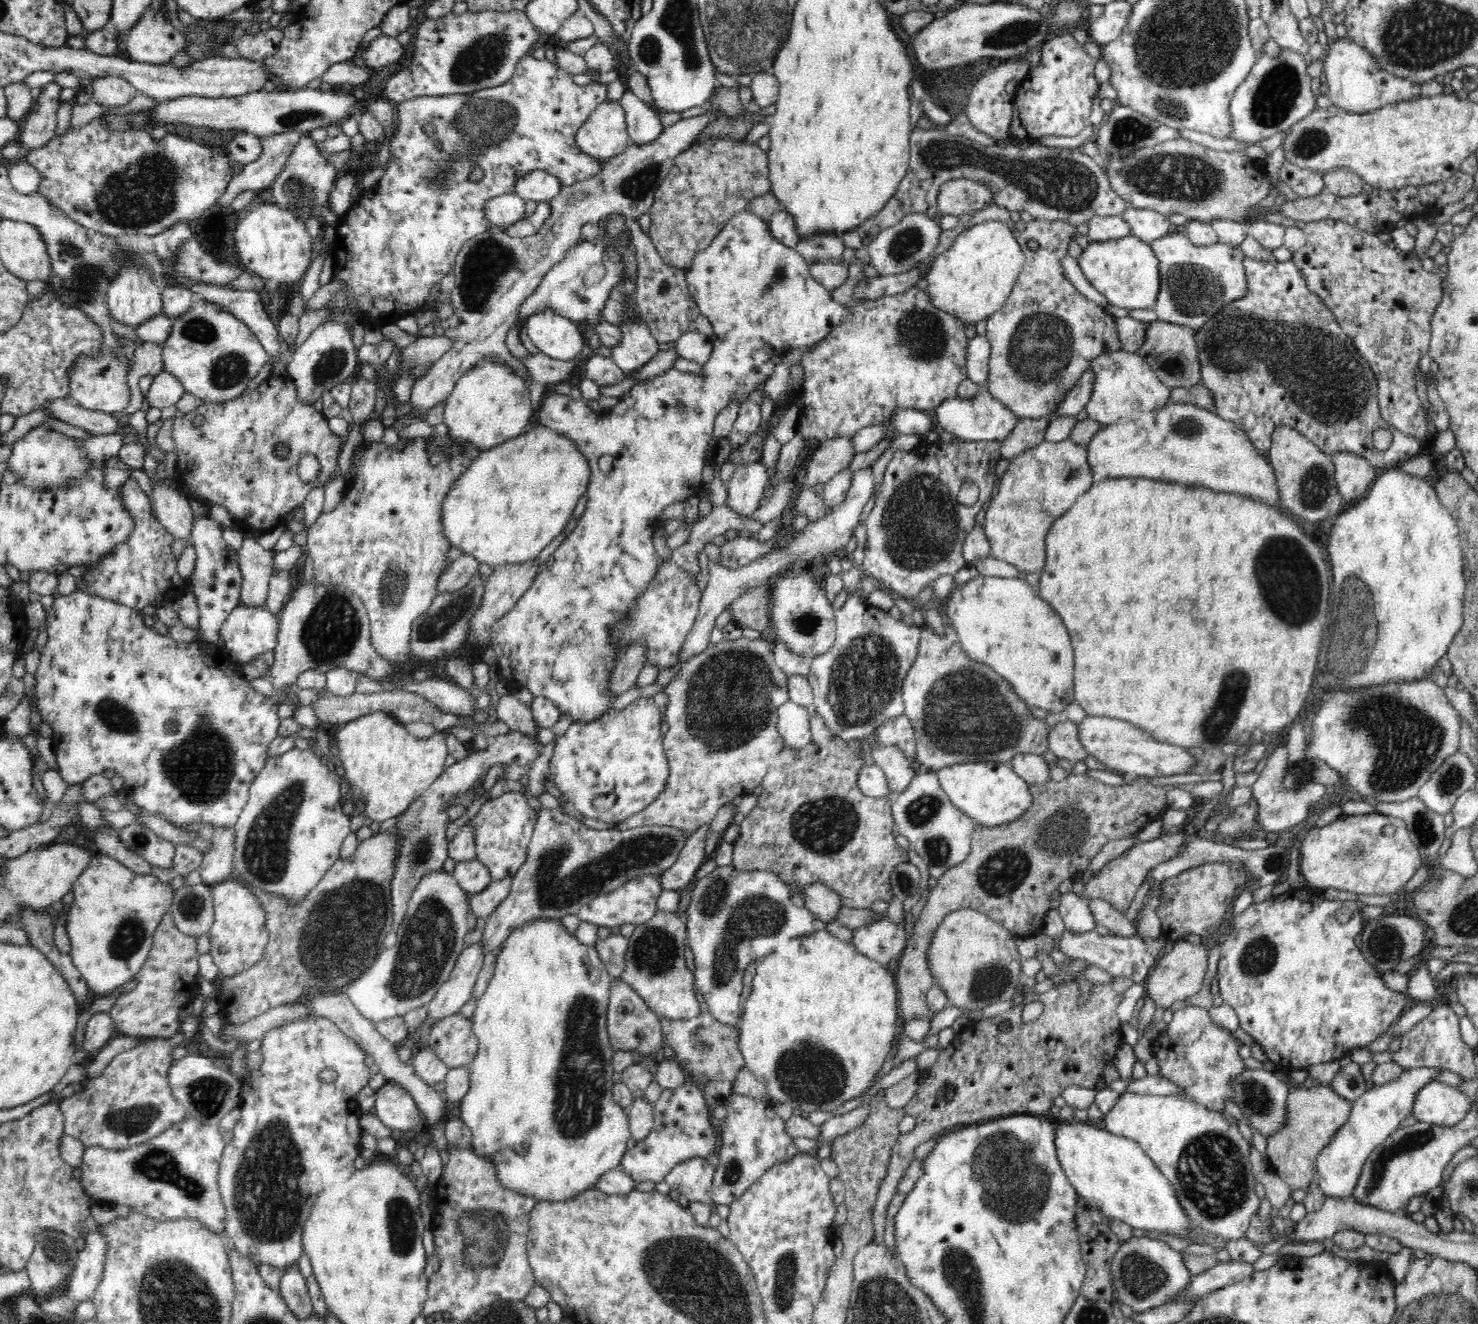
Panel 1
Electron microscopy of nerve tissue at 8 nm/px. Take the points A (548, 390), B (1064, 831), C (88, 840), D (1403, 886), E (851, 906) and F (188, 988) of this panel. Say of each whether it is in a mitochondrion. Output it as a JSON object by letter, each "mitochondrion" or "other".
{"A":"other","B":"mitochondrion","C":"other","D":"other","E":"other","F":"other"}

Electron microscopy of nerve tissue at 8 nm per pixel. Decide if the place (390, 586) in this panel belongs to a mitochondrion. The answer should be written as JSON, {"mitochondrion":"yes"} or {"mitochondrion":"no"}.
{"mitochondrion":"yes"}

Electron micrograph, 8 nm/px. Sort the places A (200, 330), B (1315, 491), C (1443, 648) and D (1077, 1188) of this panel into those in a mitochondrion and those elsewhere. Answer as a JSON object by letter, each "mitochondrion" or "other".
{"A":"mitochondrion","B":"mitochondrion","C":"other","D":"other"}

